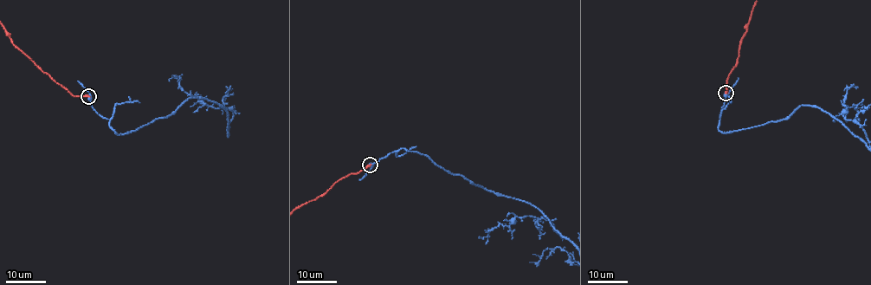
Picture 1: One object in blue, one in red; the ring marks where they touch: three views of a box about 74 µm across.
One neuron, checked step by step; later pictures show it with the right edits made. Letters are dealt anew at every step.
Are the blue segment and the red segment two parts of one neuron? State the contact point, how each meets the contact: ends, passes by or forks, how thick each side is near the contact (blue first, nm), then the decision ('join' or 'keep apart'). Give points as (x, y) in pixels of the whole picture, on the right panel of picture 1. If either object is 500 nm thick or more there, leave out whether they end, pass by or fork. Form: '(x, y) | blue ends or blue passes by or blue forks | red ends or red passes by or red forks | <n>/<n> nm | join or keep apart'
(725, 93) | blue passes by | red ends | 320/480 nm | keep apart

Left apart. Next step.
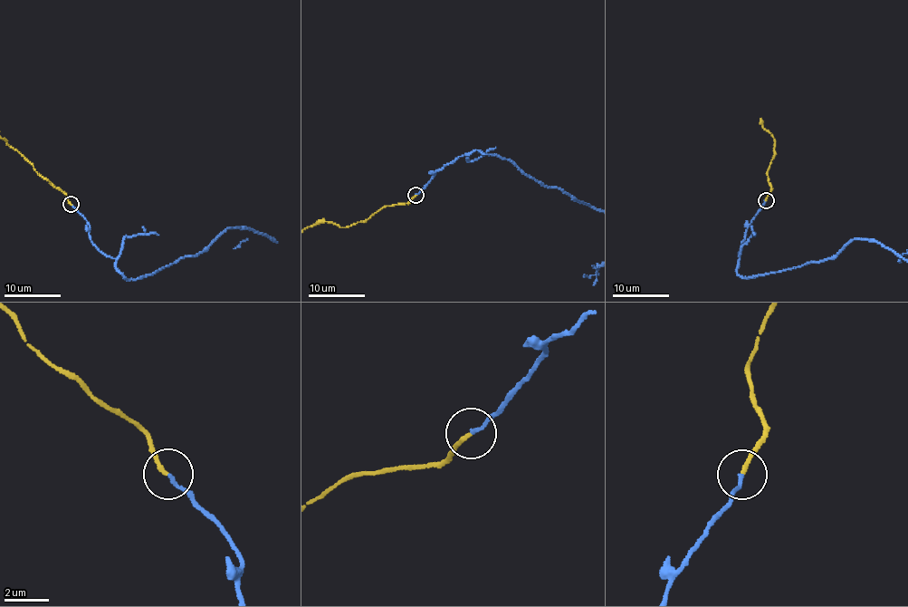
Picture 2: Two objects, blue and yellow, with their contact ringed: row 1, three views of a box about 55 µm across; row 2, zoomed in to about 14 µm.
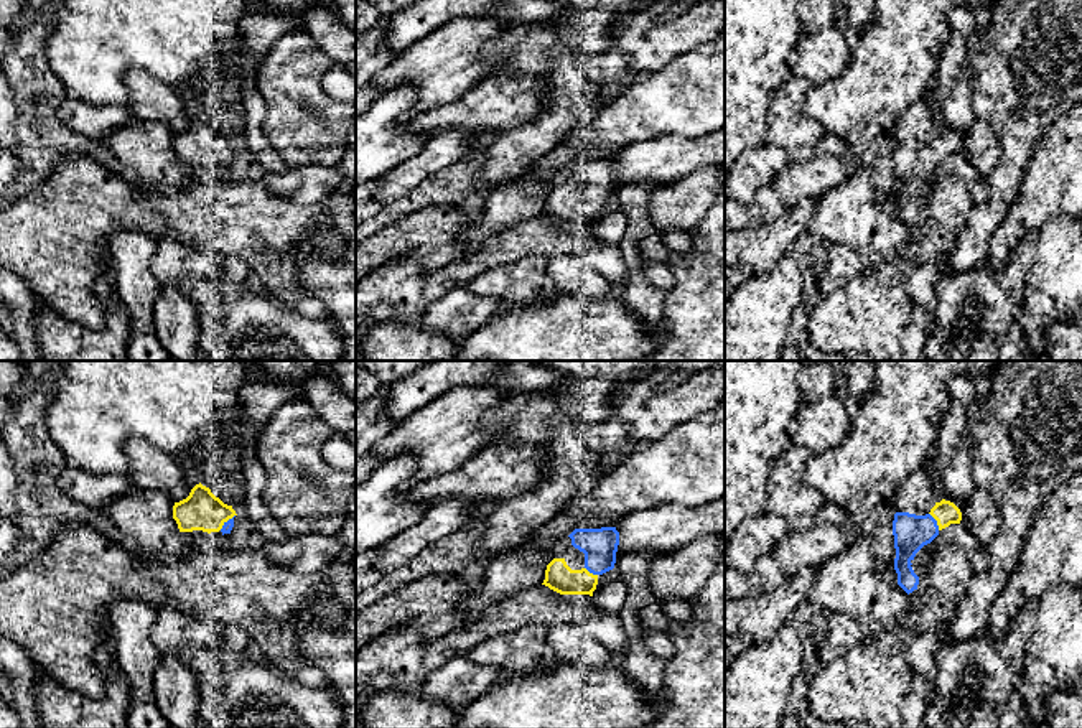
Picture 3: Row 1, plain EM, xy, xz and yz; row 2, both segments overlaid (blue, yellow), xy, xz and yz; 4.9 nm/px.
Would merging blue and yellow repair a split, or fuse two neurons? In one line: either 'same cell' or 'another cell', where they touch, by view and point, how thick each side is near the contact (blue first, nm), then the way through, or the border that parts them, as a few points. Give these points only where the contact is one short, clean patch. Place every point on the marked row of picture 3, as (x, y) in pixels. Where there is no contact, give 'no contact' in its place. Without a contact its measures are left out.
same cell; meets blue in yz at (936, 521); 180 nm thick on the blue side, 120 nm on the other

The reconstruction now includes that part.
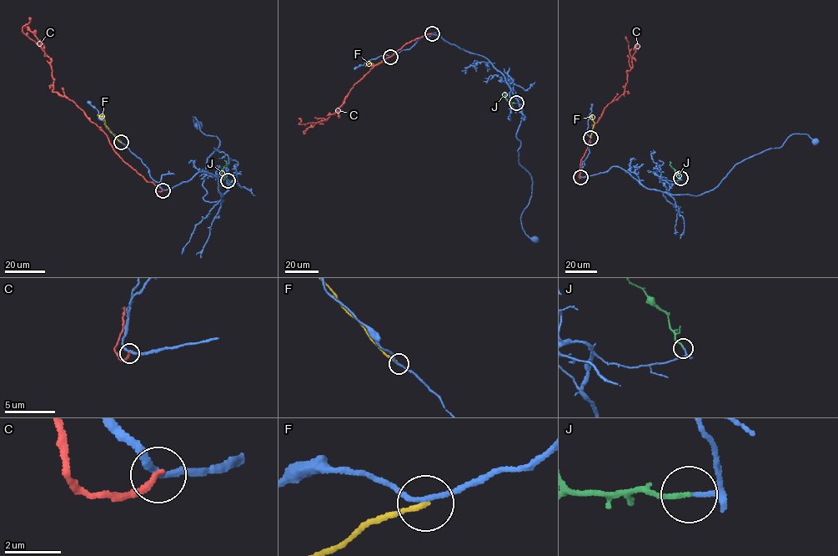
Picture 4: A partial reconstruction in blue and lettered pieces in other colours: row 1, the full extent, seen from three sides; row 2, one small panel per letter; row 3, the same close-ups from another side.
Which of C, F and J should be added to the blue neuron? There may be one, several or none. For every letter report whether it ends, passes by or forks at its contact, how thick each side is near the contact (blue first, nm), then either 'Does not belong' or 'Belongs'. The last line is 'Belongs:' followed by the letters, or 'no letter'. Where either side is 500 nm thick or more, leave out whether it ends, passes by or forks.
C: It ends there. Thickness 240 nm (blue) against 240 nm. Does not belong
F: It ends there. Thickness 160 nm (blue) against 190 nm. Does not belong
J: It ends there. Thickness 120 nm (blue) against 170 nm. Belongs
Belongs: J

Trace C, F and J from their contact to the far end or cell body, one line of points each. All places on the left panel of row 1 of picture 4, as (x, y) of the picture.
C: (163, 189), (157, 191), (122, 159), (107, 135), (75, 103), (52, 92), (51, 58), (22, 31), (30, 17)
F: (121, 142), (104, 124), (104, 118), (97, 114)
J: (228, 179), (222, 176), (222, 169), (227, 164), (224, 160)

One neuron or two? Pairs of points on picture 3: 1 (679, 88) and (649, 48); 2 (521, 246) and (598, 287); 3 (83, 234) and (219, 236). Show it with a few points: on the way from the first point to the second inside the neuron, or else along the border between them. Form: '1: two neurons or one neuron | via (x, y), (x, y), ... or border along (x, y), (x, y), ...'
1: two neurons | border along (697, 45), (679, 53), (661, 68), (639, 74)
2: two neurons | border along (549, 257), (573, 254), (587, 264)
3: one neuron | via (117, 216), (168, 214), (175, 221), (185, 221)

